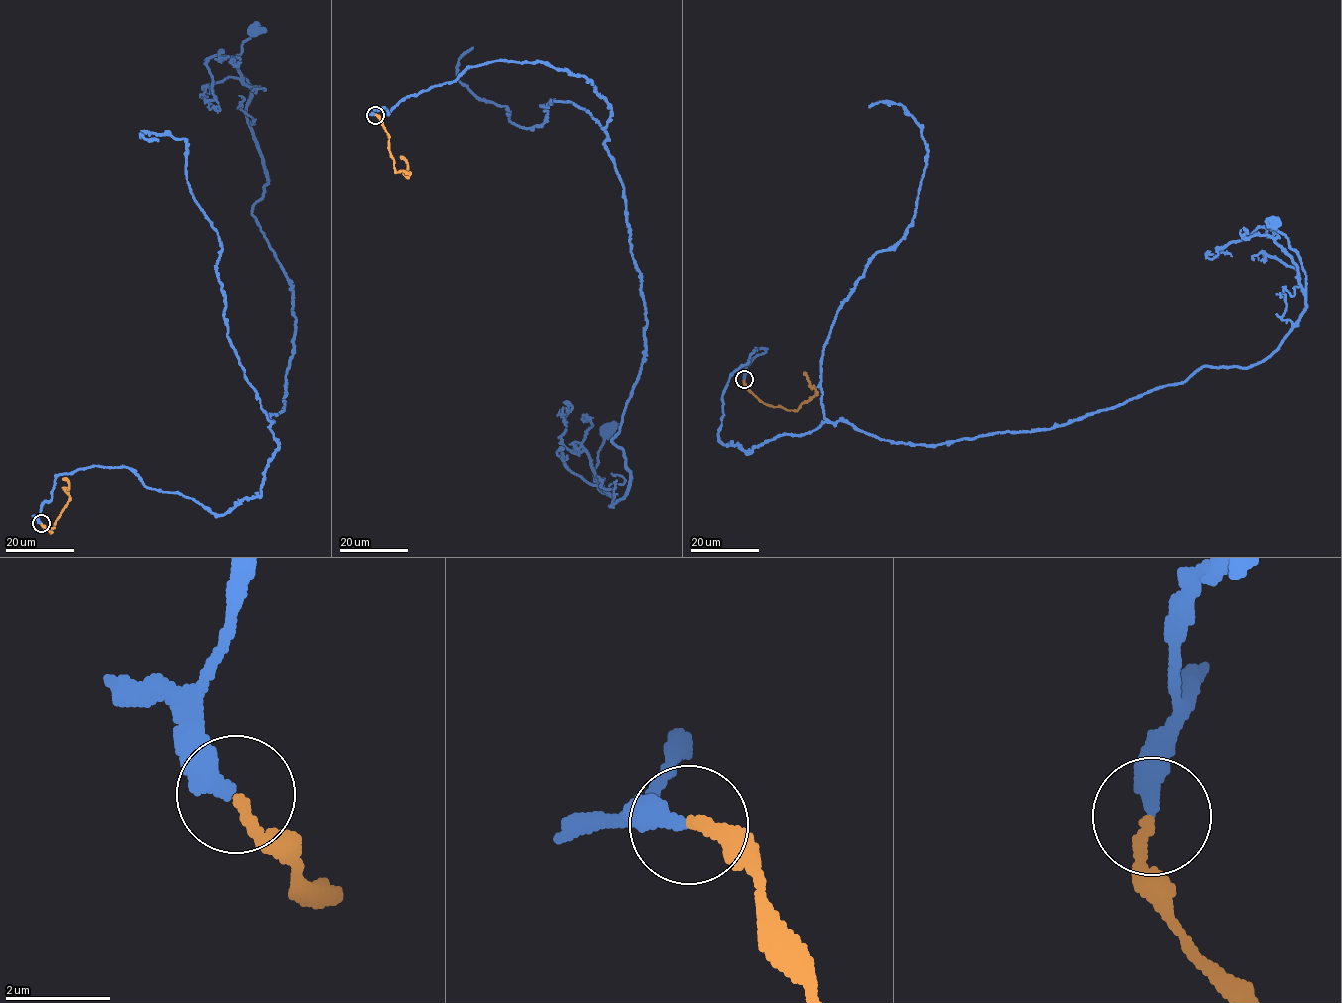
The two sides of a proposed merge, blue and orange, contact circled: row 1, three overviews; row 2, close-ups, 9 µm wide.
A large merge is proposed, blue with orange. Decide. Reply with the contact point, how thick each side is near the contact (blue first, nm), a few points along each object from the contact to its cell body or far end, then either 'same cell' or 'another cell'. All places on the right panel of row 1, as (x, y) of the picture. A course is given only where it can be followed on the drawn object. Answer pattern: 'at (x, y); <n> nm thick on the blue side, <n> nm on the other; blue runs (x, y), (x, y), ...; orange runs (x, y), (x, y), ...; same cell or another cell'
at (744, 379); 400 nm thick on the blue side, 190 nm on the other; blue runs (744, 379), (763, 348), (722, 396), (749, 453), (1064, 425), (1274, 353), (1305, 272), (1273, 223); orange runs (744, 380), (746, 386), (764, 403), (796, 410), (815, 394), (803, 372); same cell

